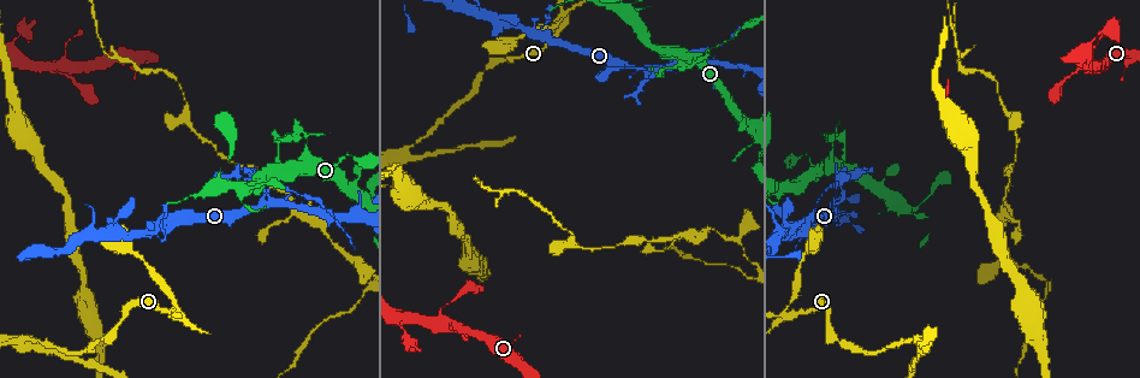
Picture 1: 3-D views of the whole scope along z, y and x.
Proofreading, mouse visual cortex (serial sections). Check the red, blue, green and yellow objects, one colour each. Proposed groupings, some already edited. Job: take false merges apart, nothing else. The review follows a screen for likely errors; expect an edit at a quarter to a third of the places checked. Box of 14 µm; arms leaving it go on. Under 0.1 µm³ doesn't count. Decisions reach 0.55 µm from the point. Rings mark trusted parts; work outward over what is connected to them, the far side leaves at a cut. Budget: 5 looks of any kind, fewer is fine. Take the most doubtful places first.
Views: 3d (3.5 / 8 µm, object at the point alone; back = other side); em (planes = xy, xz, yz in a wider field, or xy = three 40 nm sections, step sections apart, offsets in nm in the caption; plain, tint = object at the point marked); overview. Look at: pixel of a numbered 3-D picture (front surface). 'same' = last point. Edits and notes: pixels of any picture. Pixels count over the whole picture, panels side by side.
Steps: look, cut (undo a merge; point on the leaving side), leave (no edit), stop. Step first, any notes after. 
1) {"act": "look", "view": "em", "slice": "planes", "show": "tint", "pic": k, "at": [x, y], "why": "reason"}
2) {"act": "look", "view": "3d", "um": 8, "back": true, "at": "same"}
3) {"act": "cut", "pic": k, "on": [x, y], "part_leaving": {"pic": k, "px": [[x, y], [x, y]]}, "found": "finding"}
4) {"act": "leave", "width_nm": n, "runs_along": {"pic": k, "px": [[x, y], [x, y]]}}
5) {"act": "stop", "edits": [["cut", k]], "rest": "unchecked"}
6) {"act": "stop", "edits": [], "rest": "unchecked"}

{"act": "look", "view": "3d", "um": 3.5, "pic": 1, "at": [785, 313], "why": "sharp bend"}

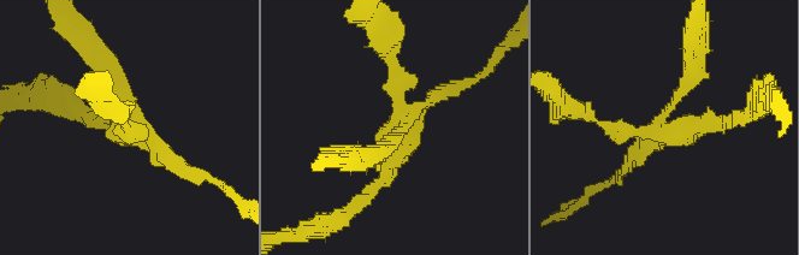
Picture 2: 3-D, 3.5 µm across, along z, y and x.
{"act": "cut", "pic": 2, "on": [119, 84], "arms": 4, "part_leaving": {"pic": 2, "px": [[658, 119], [690, 79], [699, 31]]}, "found": "two cells meet here"}

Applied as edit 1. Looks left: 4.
{"act": "look", "view": "overview"}

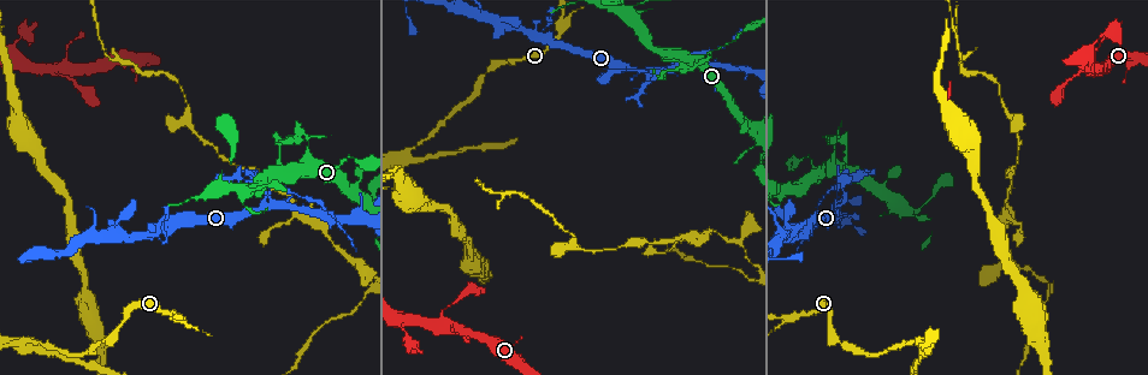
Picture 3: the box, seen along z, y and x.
{"act": "look", "view": "3d", "um": 3.5, "pic": 3, "at": [305, 137], "why": "sharp bend"}

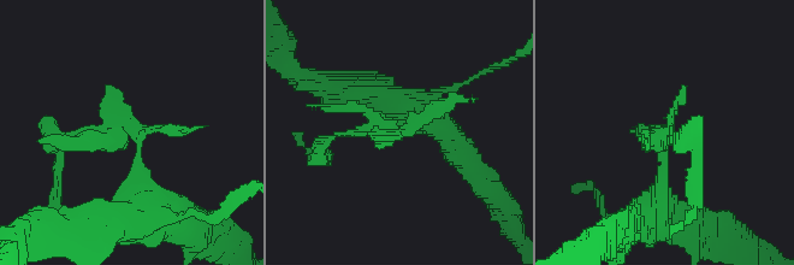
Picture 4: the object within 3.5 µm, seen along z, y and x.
{"act": "look", "view": "em", "slice": "xy", "step": 5, "show": "plain", "pic": 4, "at": [406, 127]}

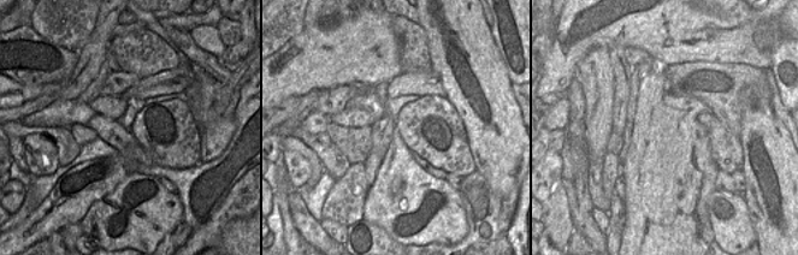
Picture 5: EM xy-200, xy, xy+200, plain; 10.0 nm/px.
{"act": "look", "view": "em", "slice": "xy", "step": 5, "show": "tint", "at": "same", "why": "where the object lies"}

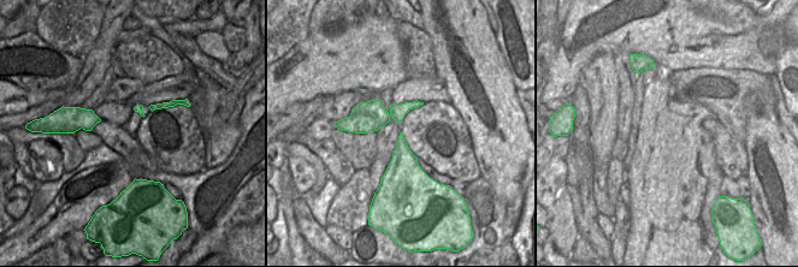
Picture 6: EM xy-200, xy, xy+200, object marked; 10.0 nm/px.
{"act": "cut", "pic": 4, "on": [365, 128], "found": "two cells meet here"}

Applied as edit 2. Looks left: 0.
{"act": "stop", "edits": [["cut", 2], ["cut", 4]], "rest": "unchecked"}

